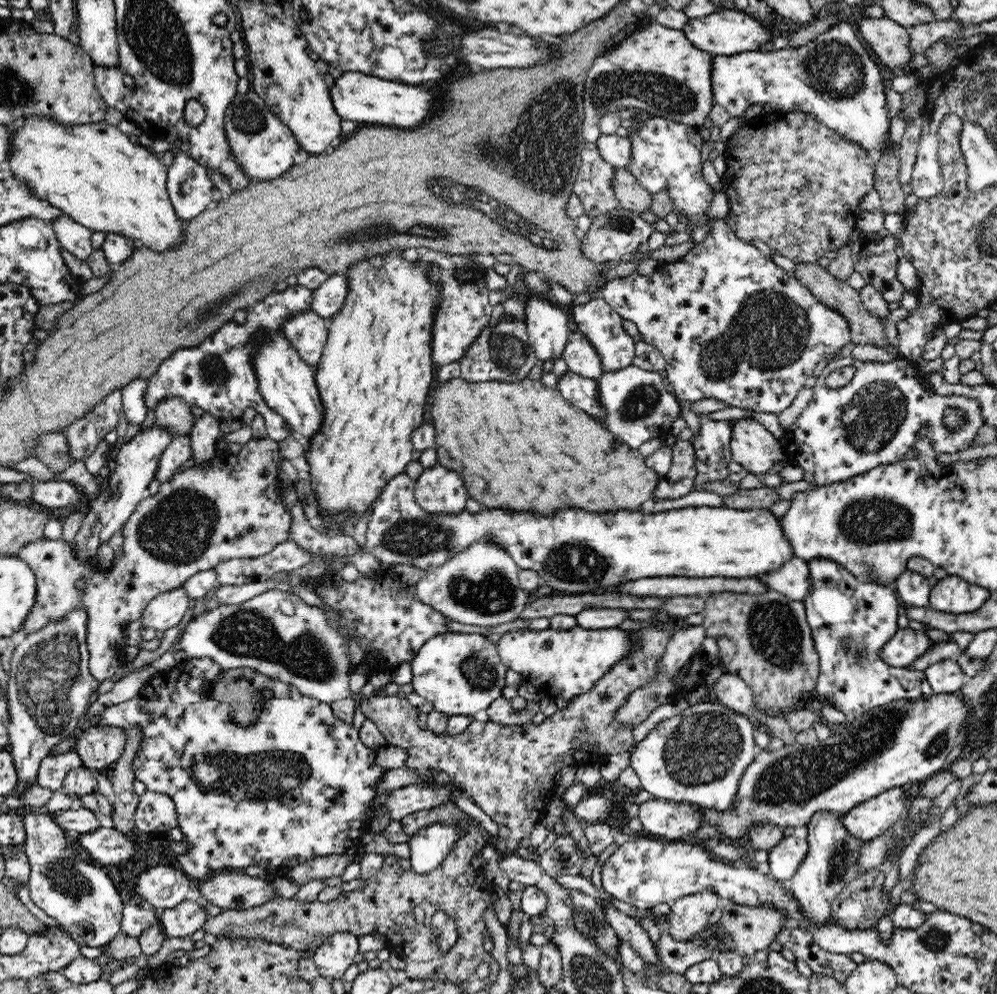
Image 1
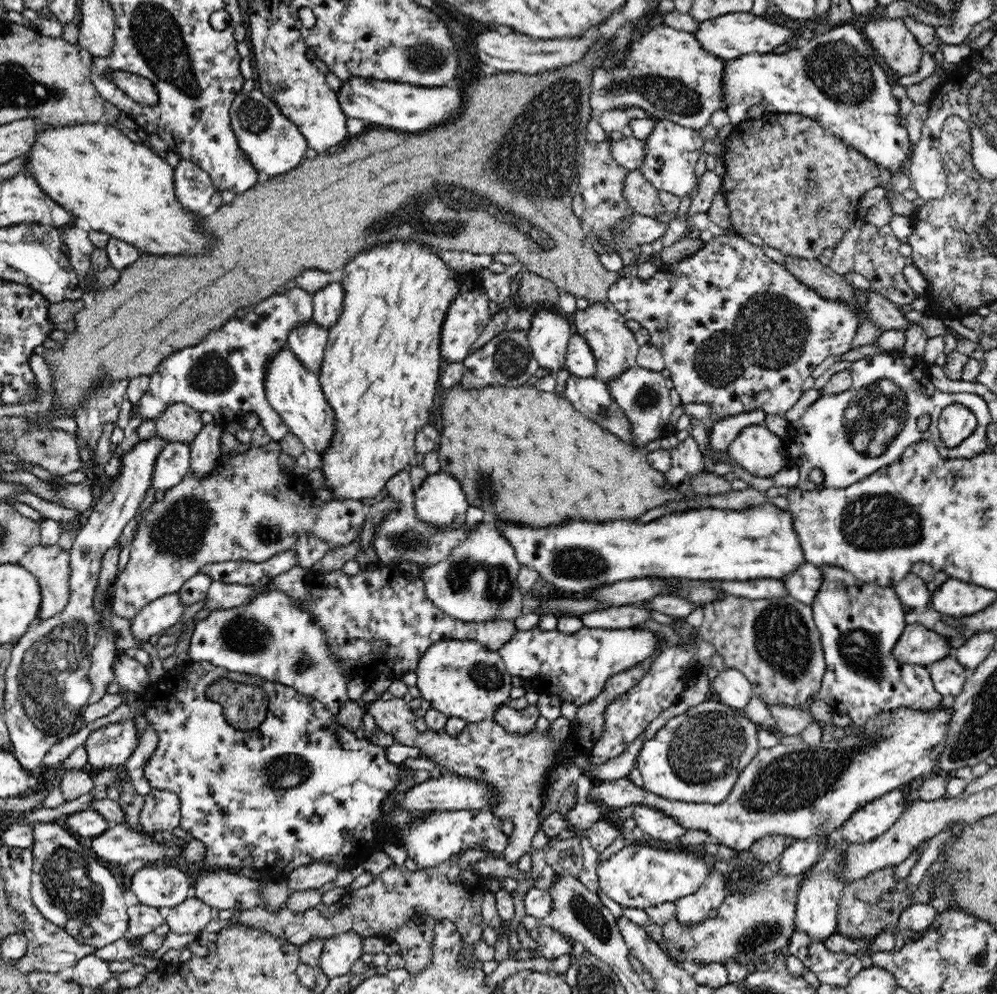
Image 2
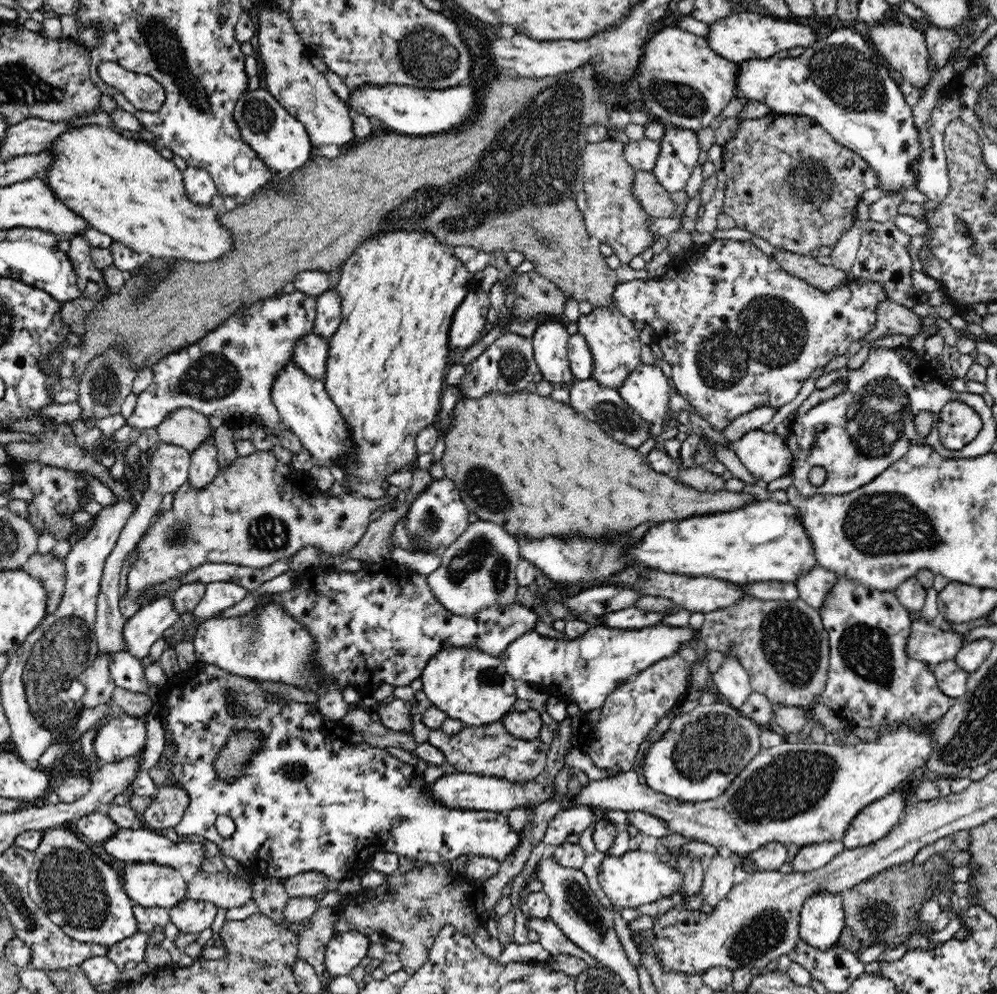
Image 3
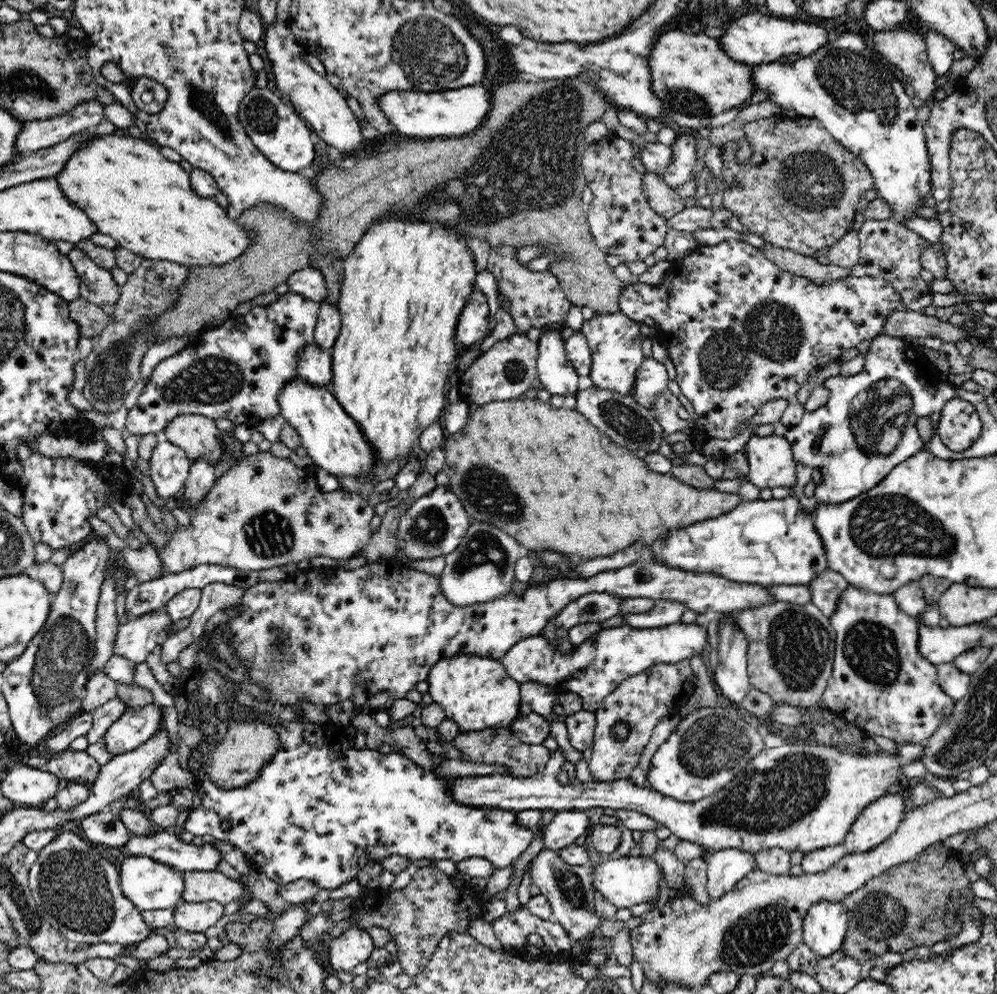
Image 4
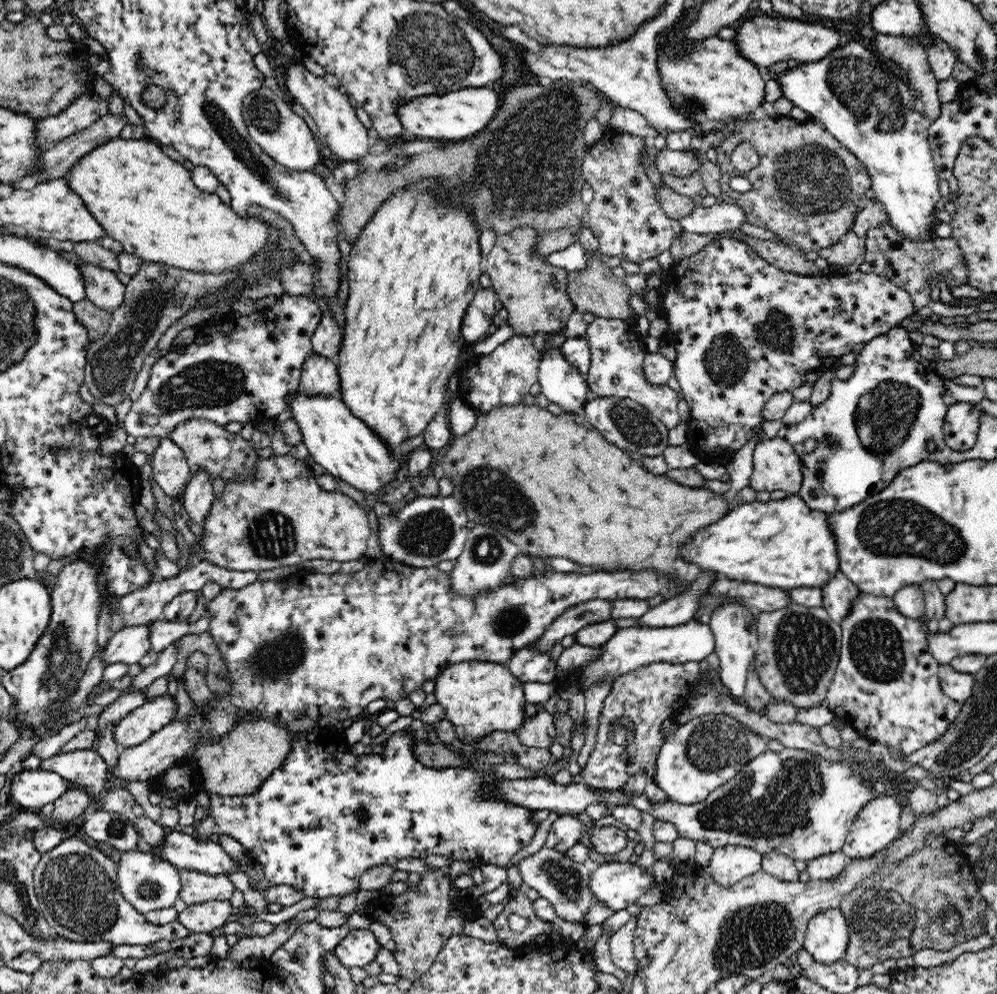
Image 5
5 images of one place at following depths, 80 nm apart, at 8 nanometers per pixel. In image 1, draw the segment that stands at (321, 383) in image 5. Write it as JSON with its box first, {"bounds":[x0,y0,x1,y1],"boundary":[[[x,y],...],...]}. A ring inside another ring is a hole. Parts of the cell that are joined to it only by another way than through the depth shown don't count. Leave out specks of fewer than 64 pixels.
{"bounds":[283,309,329,367],"boundary":[[[312,309],[292,313],[286,319],[283,331],[302,360],[312,367],[316,366],[327,341],[329,329],[326,320]]]}

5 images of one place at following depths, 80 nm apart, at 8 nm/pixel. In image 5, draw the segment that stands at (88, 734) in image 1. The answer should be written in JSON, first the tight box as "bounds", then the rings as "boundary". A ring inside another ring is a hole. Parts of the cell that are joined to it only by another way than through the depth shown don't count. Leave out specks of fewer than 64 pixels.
{"bounds":[114,694,177,750],"boundary":[[[169,694],[148,701],[115,723],[114,740],[120,750],[142,744],[148,737],[172,722],[177,711],[176,699]]]}

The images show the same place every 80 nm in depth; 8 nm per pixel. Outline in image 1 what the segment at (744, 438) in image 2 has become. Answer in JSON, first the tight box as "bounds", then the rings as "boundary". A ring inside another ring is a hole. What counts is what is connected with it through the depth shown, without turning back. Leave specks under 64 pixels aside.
{"bounds":[731,418,785,473],"boundary":[[[752,418],[732,421],[731,455],[733,460],[742,465],[744,473],[768,473],[775,462],[785,460],[781,443],[782,440],[776,439],[762,424]]]}

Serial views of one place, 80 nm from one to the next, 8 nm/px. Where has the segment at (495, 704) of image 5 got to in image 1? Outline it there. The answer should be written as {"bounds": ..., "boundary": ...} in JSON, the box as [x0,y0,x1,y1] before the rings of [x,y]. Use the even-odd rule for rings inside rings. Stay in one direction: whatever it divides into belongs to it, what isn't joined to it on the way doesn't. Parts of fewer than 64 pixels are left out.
{"bounds":[411,632,507,718],"boundary":[[[462,632],[438,634],[422,645],[420,652],[411,662],[412,686],[416,694],[434,705],[434,711],[452,715],[466,715],[474,718],[480,710],[486,710],[496,698],[502,697],[502,690],[506,686],[507,667],[502,663],[497,650],[495,639],[482,634],[464,634]]]}

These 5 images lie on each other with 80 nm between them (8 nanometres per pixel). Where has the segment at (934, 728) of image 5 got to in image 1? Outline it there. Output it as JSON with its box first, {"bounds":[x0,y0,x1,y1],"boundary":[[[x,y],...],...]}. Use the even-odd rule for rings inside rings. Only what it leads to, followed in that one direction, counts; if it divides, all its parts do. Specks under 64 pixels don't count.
{"bounds":[803,558,934,723],"boundary":[[[815,558],[807,562],[811,587],[803,598],[808,625],[812,628],[812,639],[820,656],[820,676],[816,680],[817,697],[823,703],[844,714],[848,723],[861,714],[878,706],[886,706],[902,699],[926,700],[934,696],[924,671],[906,667],[892,667],[880,659],[884,644],[898,632],[898,606],[902,605],[892,586],[868,583],[855,577],[842,565],[828,558]]]}

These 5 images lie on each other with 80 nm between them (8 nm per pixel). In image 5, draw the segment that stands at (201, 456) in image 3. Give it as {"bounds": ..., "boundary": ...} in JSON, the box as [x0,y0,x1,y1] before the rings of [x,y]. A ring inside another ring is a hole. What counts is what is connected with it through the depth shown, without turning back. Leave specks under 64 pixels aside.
{"bounds":[179,469,215,525],"boundary":[[[198,469],[190,476],[179,497],[190,518],[200,525],[205,521],[205,516],[209,513],[215,497],[212,491],[213,480],[208,476],[210,473],[206,469]]]}

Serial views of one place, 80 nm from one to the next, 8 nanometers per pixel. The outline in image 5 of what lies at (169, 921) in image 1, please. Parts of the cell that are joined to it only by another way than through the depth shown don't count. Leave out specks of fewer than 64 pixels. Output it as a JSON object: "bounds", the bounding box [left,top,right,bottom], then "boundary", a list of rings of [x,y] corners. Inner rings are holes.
{"bounds":[177,900,232,933],"boundary":[[[219,900],[186,906],[177,921],[192,933],[211,933],[232,919],[230,901]]]}

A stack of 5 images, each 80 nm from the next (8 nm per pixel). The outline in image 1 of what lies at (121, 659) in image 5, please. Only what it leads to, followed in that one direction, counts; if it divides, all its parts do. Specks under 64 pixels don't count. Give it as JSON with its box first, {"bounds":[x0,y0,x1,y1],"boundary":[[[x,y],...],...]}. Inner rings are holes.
{"bounds":[141,586,190,631],"boundary":[[[184,586],[159,594],[153,598],[141,613],[142,627],[154,631],[178,628],[190,604]]]}

